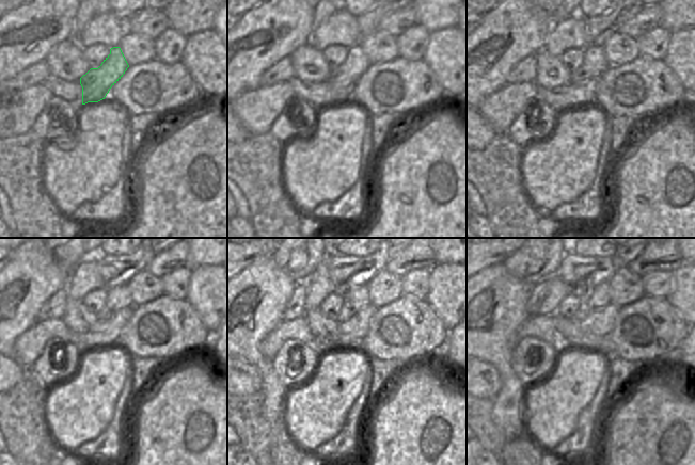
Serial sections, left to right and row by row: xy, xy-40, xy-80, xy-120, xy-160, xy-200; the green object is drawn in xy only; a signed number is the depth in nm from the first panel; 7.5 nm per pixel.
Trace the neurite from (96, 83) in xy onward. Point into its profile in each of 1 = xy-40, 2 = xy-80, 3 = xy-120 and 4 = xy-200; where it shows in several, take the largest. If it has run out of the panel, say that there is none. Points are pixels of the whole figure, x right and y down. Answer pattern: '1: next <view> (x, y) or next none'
1: next xy-40 (356, 63)
2: next xy-80 (595, 63)
3: next xy-120 (119, 297)
4: next xy-200 (599, 297)

